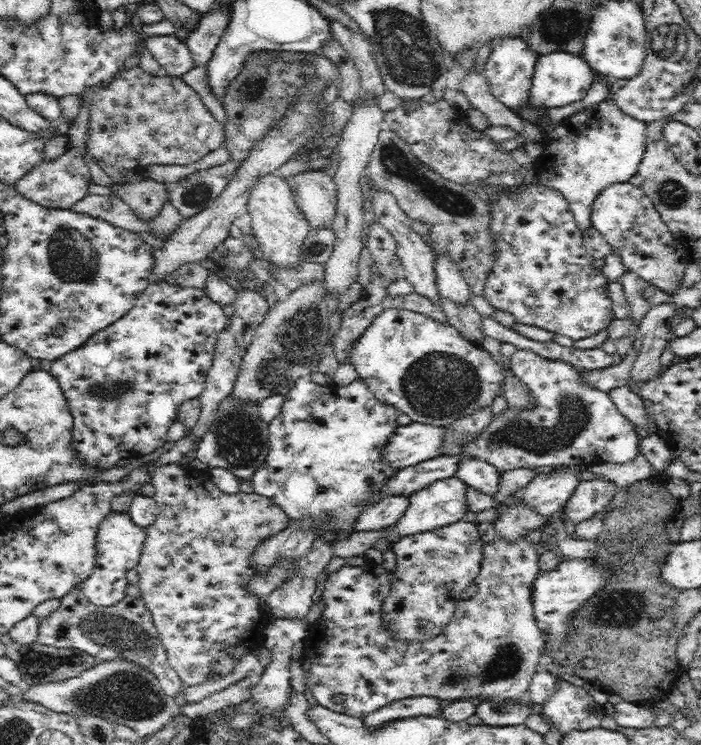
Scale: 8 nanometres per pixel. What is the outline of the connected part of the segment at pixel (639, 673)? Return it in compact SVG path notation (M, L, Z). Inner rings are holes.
M656 472L652 477L638 480L633 484L630 484L626 488L628 500L618 504L615 509L609 512L606 522L603 522L601 533L597 536L596 546L597 550L595 556L592 558L593 566L596 571L600 571L602 575L602 581L600 586L596 588L596 592L592 592L592 596L588 596L588 600L584 600L574 612L568 614L568 618L564 620L564 636L560 636L560 640L556 641L555 636L551 636L551 632L547 629L542 629L541 634L541 646L540 654L541 658L546 661L552 661L556 664L560 664L570 670L573 668L573 674L577 675L581 679L588 681L596 681L608 690L610 693L615 693L621 695L621 697L630 703L653 703L656 701L662 701L666 699L666 694L675 687L676 678L678 678L678 665L676 665L676 653L675 646L677 642L678 626L675 617L674 607L675 600L672 598L672 587L665 586L660 580L660 575L658 575L658 566L660 566L662 560L669 554L669 550L673 548L674 542L672 542L669 533L669 524L673 522L676 518L676 514L682 508L680 503L682 500L674 497L674 493L668 490L669 477L664 472ZM584 658L593 658L597 662L597 666L593 669L587 669L582 667L582 660Z

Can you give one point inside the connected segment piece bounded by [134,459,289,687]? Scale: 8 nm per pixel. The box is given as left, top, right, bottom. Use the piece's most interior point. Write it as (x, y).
(190, 574)

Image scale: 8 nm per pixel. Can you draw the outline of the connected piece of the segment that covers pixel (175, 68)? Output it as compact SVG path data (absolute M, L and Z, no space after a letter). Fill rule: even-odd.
M153 35L147 40L146 48L159 62L162 73L180 77L188 74L197 65L187 41L173 35Z

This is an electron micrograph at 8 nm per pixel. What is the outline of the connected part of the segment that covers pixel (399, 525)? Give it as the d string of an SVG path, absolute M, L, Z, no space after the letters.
M455 477L438 480L430 487L417 491L408 497L408 504L404 512L398 516L392 526L392 532L398 537L418 535L421 532L430 532L456 521L462 520L465 509L468 509L465 498L466 484Z

